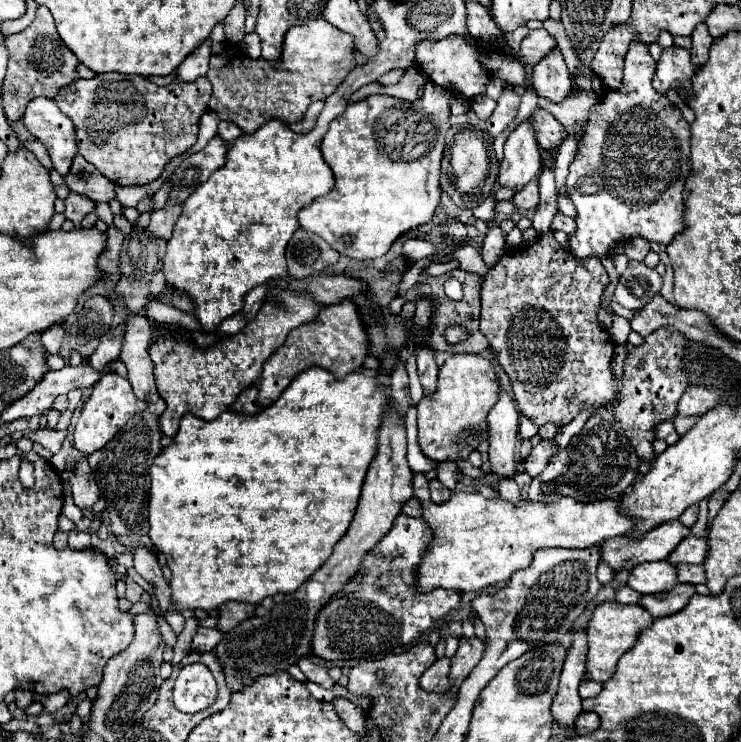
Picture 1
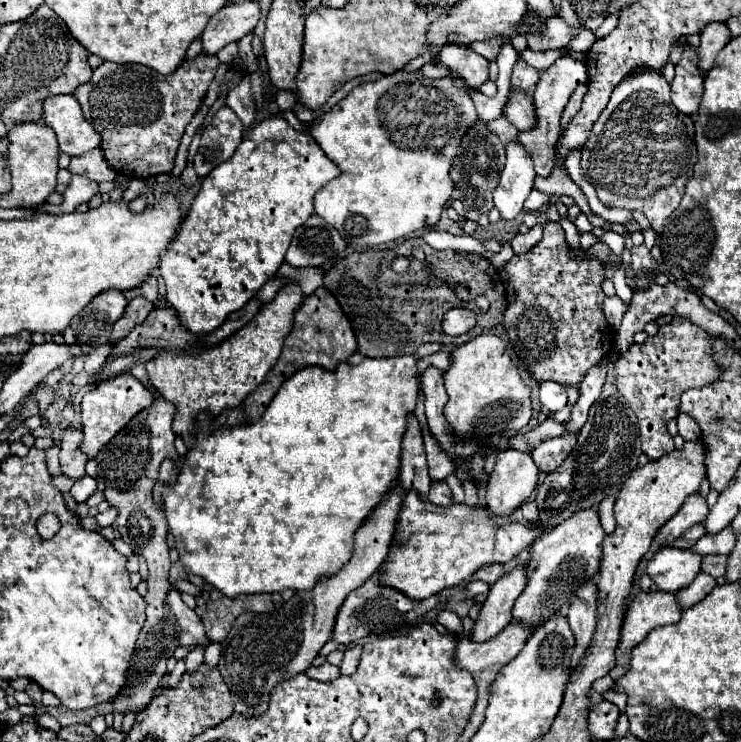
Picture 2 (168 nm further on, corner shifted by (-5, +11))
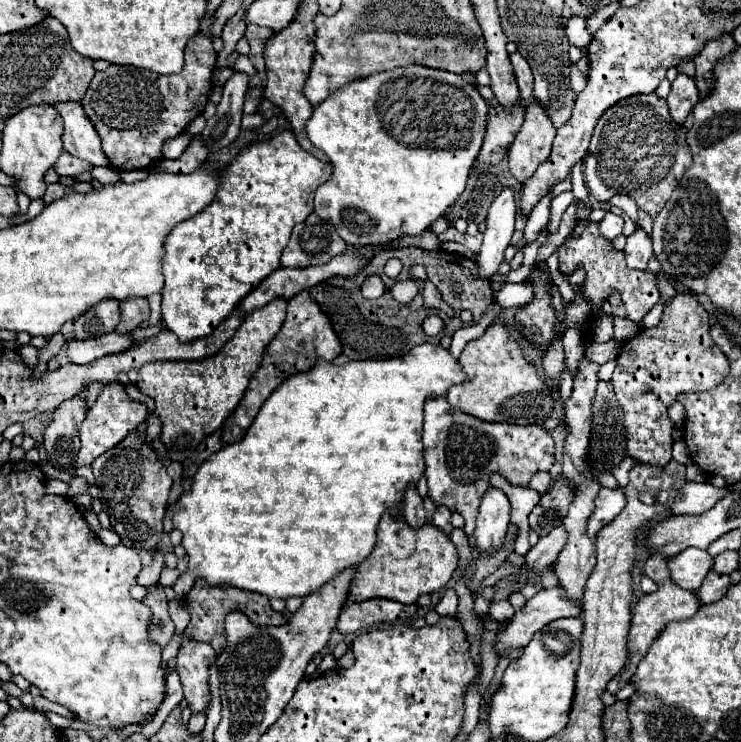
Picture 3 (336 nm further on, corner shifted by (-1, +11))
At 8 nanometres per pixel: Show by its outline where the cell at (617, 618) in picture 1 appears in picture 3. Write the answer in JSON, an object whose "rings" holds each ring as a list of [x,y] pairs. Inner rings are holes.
{"rings":[[[655,553],[650,556],[644,564],[644,573],[649,576],[658,585],[658,590],[654,593],[644,594],[644,597],[637,601],[632,609],[632,625],[630,625],[630,635],[628,635],[628,663],[624,665],[622,673],[612,679],[608,683],[608,691],[612,695],[616,695],[634,675],[636,671],[636,665],[640,663],[640,659],[648,653],[652,641],[662,633],[662,629],[670,623],[670,621],[684,621],[684,619],[690,619],[698,609],[700,609],[700,599],[692,593],[692,591],[686,591],[686,589],[680,589],[676,583],[672,583],[670,578],[670,571],[666,564],[666,559],[661,553]]]}

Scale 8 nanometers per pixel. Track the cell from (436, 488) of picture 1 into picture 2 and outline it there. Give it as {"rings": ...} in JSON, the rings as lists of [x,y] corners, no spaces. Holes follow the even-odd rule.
{"rings":[[[432,481],[430,485],[430,493],[428,493],[428,499],[436,505],[452,505],[452,493],[450,493],[450,487],[446,485],[446,481]]]}

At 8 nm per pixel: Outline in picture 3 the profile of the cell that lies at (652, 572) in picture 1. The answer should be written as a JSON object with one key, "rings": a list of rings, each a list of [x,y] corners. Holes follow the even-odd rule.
{"rings":[[[686,549],[684,553],[668,561],[668,567],[672,571],[672,581],[682,589],[696,591],[702,585],[708,571],[712,569],[712,561],[714,557],[710,557],[704,549]]]}

